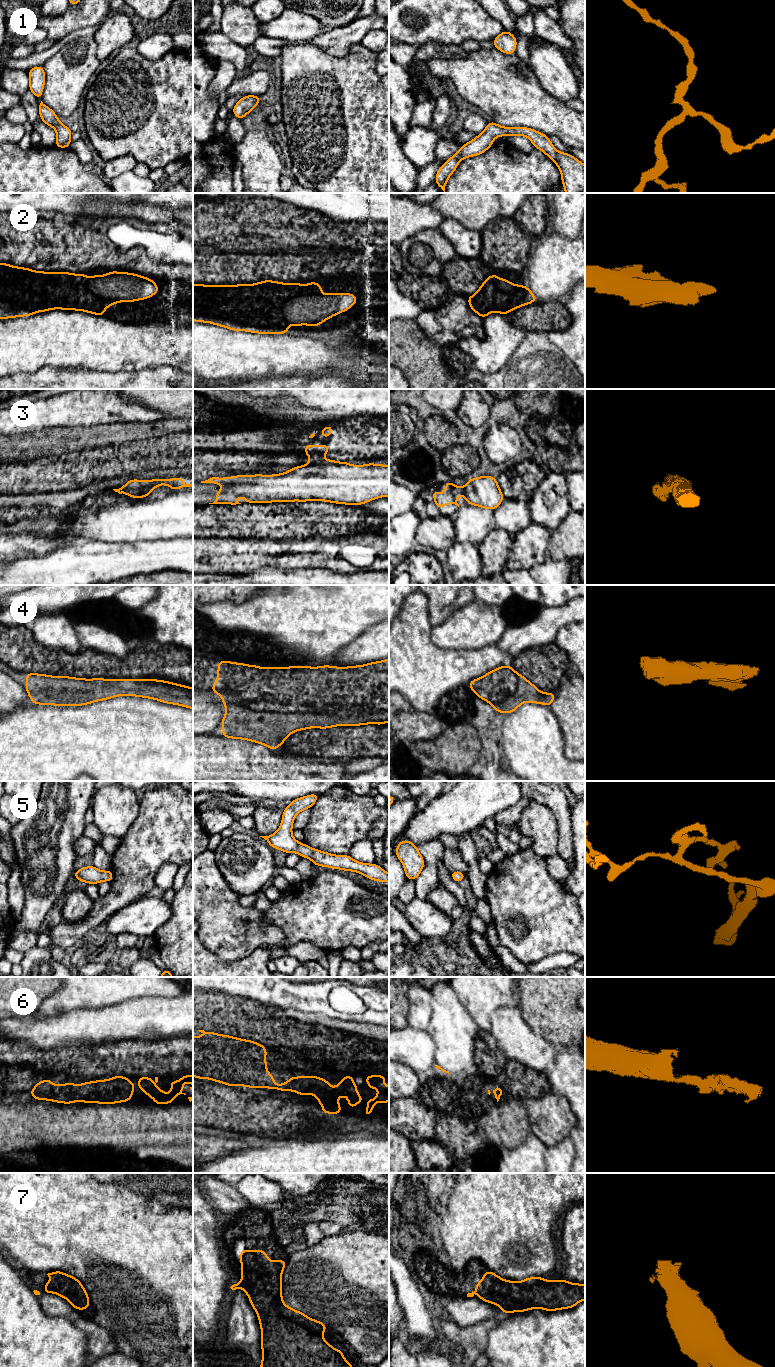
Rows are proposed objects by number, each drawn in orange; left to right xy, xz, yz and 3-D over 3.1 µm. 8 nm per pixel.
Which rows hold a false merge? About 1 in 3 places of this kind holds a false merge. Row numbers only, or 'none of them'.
3

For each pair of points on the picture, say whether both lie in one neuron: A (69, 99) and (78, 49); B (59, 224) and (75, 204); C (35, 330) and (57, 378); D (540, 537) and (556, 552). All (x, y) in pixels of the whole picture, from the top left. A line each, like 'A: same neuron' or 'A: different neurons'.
A: same neuron
B: different neurons
C: different neurons
D: different neurons

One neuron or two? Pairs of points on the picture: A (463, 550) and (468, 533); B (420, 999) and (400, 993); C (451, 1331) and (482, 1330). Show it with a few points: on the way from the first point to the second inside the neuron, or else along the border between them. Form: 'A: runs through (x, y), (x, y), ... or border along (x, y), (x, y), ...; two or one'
A: border along (457, 540), (471, 542), (477, 546); two
B: border along (409, 987), (407, 1019); two
C: runs through (459, 1333), (474, 1333); one

